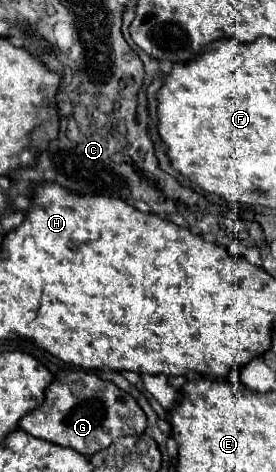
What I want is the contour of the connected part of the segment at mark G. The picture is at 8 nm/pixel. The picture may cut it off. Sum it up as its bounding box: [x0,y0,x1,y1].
[19,370,145,456]

